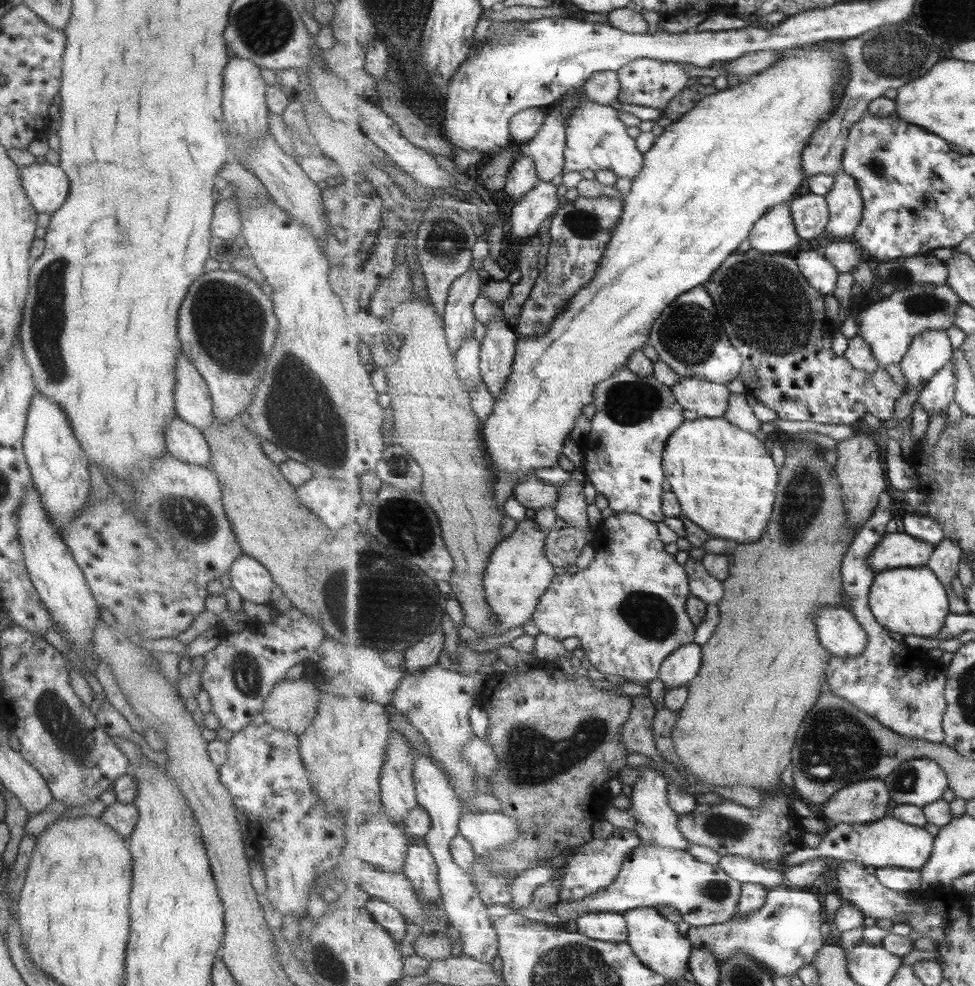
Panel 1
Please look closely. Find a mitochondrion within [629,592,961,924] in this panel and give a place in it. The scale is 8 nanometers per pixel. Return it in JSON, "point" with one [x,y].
{"point":[838,748]}

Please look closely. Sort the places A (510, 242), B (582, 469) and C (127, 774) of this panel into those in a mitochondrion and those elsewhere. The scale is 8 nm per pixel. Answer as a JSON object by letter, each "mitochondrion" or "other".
{"A":"other","B":"other","C":"other"}

